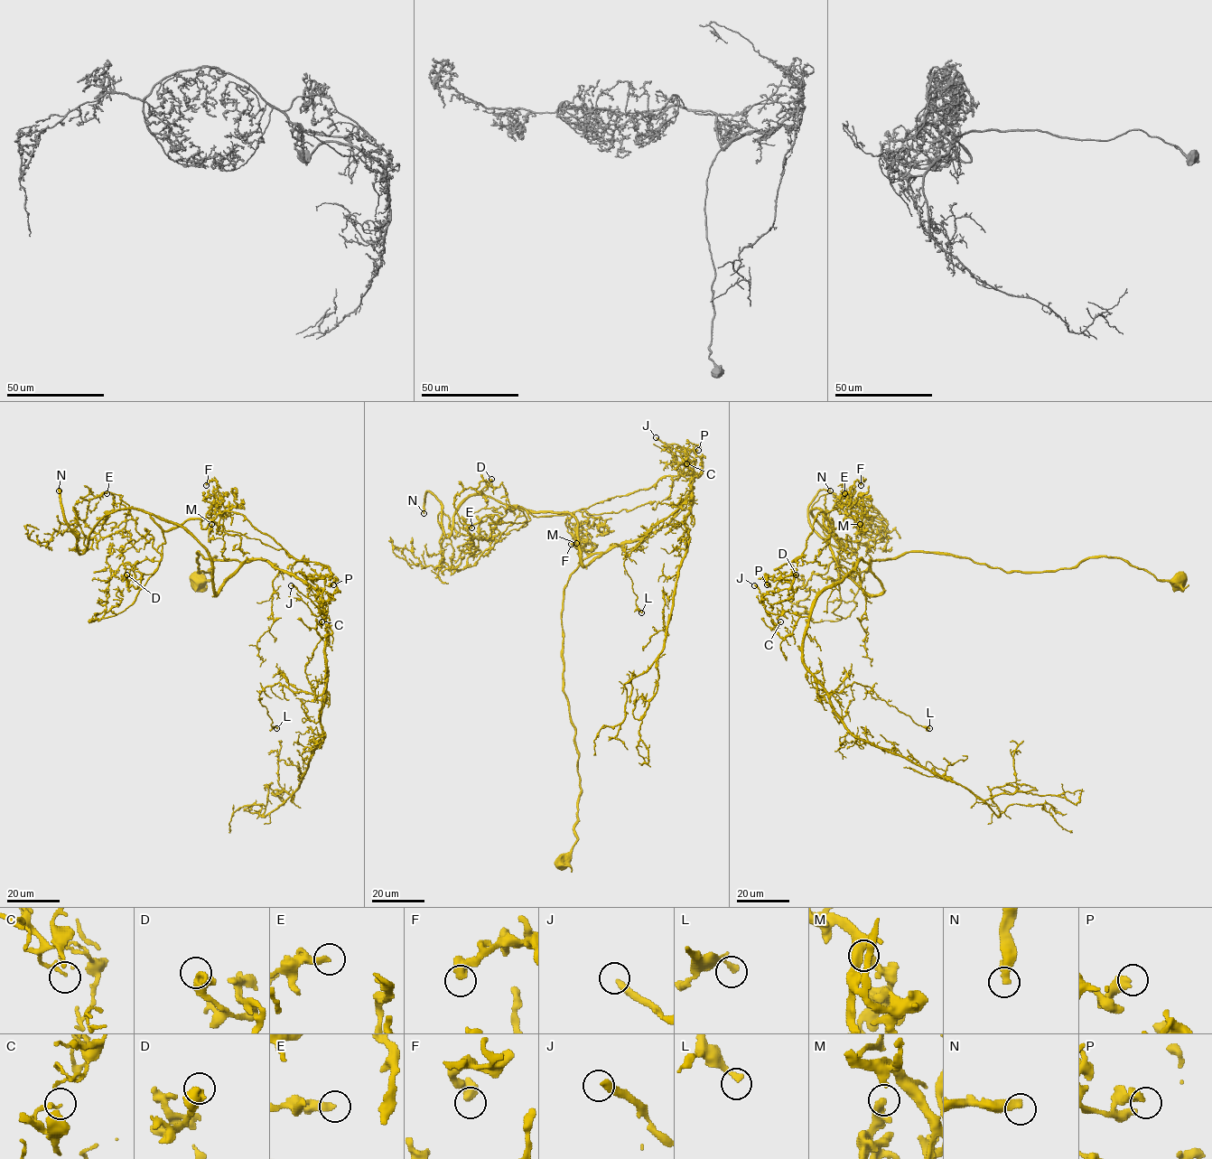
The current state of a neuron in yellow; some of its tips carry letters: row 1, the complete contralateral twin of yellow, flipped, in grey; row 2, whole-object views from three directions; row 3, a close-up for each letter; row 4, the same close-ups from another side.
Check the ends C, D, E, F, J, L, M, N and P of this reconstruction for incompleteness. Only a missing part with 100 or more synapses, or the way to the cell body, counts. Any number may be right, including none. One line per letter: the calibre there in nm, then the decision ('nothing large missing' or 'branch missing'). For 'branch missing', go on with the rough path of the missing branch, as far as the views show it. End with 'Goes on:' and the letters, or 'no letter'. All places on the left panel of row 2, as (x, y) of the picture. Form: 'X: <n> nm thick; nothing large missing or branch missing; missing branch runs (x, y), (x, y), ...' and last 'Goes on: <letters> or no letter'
C: 150 nm thick; nothing large missing
D: 600 nm thick; nothing large missing
E: 340 nm thick; nothing large missing
F: 460 nm thick; nothing large missing
J: 320 nm thick; nothing large missing
L: 160 nm thick; nothing large missing
M: 240 nm thick; nothing large missing
N: 440 nm thick; branch missing
P: 480 nm thick; nothing large missing
Goes on: N

